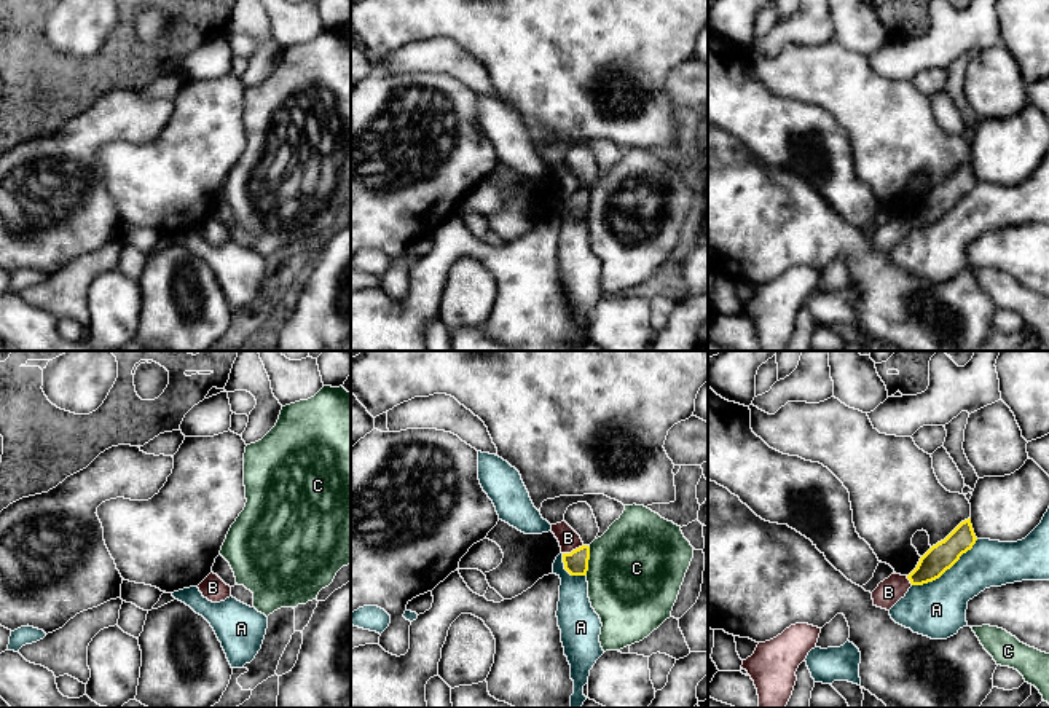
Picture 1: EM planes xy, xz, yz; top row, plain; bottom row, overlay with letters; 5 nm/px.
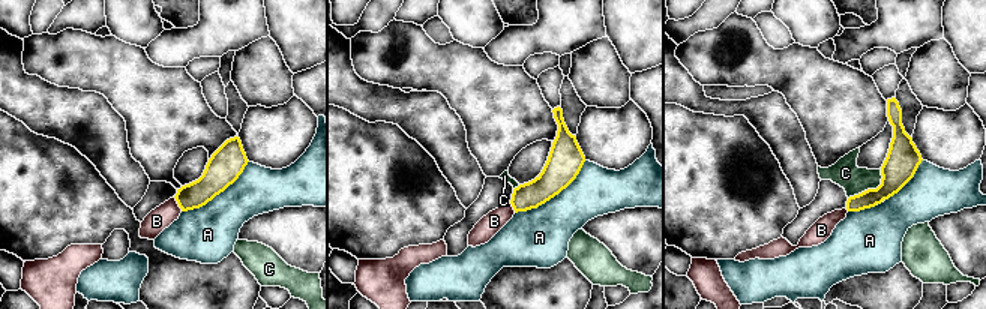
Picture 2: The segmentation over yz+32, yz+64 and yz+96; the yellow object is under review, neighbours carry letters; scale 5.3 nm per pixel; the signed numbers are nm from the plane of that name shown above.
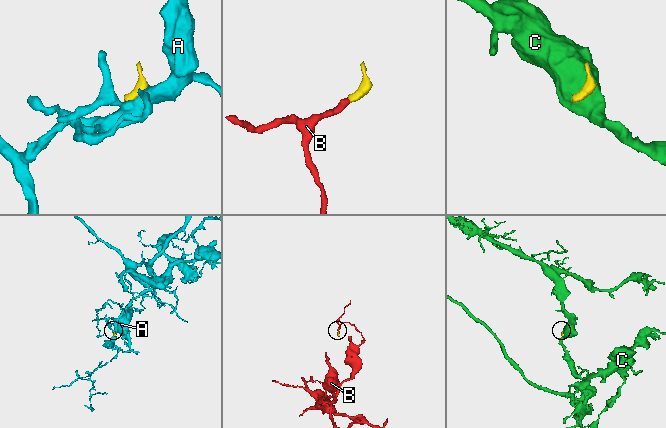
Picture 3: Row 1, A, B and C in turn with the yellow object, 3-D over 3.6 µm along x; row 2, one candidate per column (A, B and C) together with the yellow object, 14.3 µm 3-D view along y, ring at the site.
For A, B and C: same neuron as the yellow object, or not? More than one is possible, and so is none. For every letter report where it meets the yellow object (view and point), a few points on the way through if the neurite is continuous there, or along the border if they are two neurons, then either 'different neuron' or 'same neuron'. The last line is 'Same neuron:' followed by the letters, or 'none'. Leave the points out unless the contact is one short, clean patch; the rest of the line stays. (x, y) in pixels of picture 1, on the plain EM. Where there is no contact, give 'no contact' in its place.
A: yz (946, 212) | along yz (978, 182), (938, 220), (912, 228) | different neuron
B: xz (573, 193) | along xz (582, 187), (563, 196) | different neuron
C: xz (589, 201) | different neuron
Same neuron: none

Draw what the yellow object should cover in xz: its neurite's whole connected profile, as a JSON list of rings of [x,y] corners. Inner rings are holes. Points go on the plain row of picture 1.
[[[582,188],[571,196],[563,196],[564,212],[571,218],[587,218],[590,203],[590,190]]]

